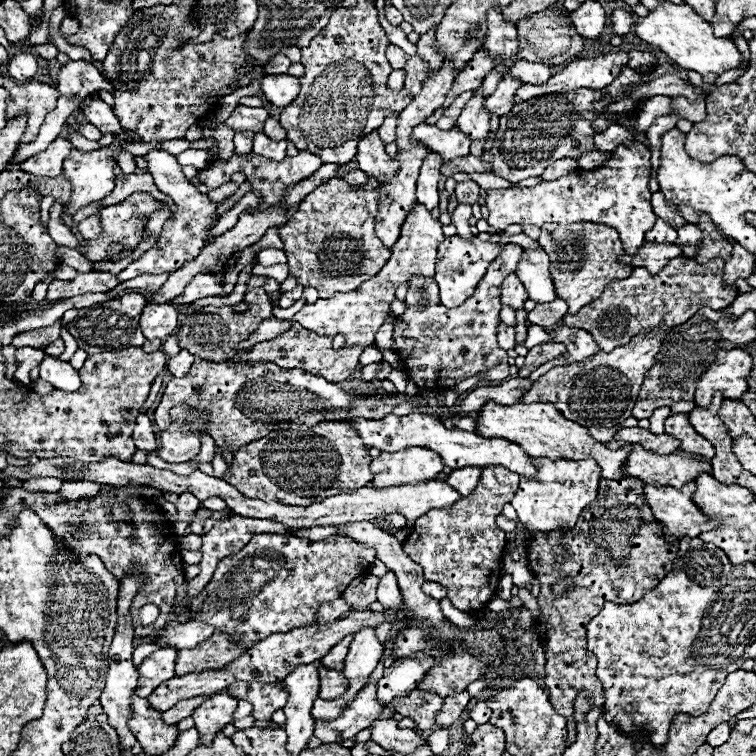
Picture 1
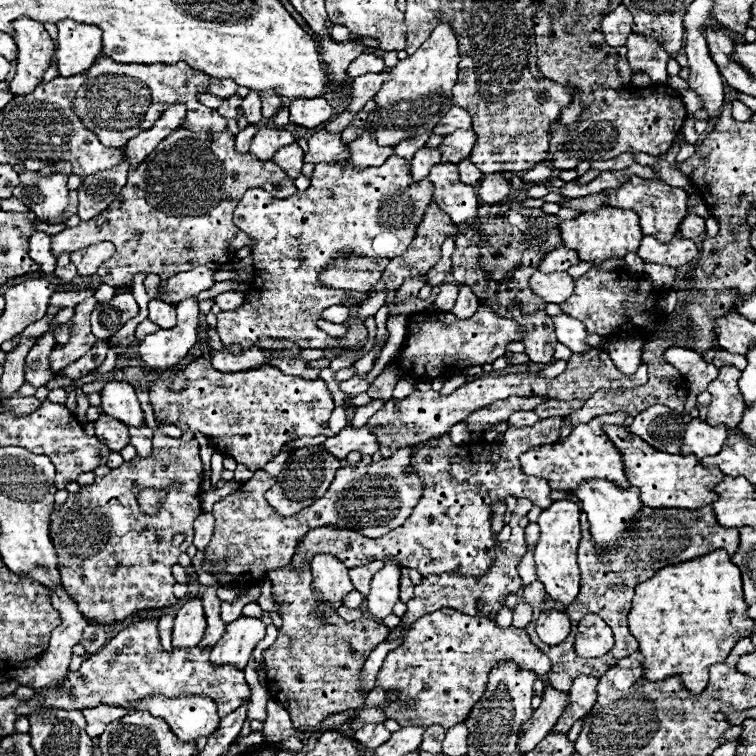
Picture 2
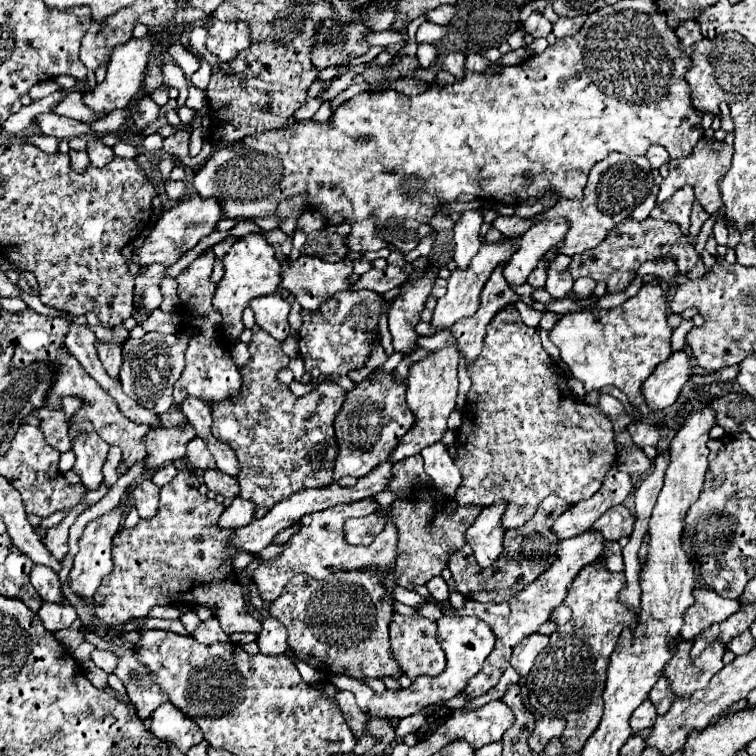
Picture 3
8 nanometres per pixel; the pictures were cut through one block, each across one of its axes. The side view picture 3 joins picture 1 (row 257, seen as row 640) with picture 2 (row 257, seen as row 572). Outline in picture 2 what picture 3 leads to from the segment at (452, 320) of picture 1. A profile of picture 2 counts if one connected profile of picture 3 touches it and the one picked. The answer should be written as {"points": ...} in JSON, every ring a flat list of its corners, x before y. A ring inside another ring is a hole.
{"points":[[558,246,558,248,550,250,550,252,540,260,538,270,540,270,540,272,564,272,564,270,568,270,570,266,574,266,574,264,578,264,578,262,580,262,580,260,578,260,576,252,564,248,564,246]]}

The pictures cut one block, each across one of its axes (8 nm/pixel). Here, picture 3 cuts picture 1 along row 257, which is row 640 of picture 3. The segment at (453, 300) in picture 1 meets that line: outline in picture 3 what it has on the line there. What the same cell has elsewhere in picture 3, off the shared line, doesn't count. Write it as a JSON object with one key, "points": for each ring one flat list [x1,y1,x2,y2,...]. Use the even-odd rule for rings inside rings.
{"points":[[442,616,436,624,438,624,438,634,436,634,438,642,440,642,442,650,446,652,446,670,436,678,420,676,418,680,412,682,410,688,402,690,400,694,392,694,388,690,388,694,382,698,374,696,368,706,368,716,404,718,404,716,416,714,430,702,450,700,450,698,462,694,464,684,468,684,468,680,472,676,476,676,476,672,480,672,484,660,488,658,488,654,492,652,492,648,496,644,496,634,492,632,492,628,488,628,488,624,484,624,482,620,476,620,476,616]]}

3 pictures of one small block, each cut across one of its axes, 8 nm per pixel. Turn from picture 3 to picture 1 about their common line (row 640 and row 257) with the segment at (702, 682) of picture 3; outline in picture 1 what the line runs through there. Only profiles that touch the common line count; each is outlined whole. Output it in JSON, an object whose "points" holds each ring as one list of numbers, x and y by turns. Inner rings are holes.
{"points":[[678,256,673,258,662,268,660,274,650,274,646,268,634,268,632,274,628,278,622,278,622,280,616,280,612,284,608,284,608,288,604,288,604,294,594,300,592,304,586,304,578,314,574,316,564,316,566,324,572,326,572,328,580,328,580,330,586,330,592,334,592,338,598,342,598,346,604,350,604,352,612,352,614,348,618,346,624,346,628,344,634,336,638,334,648,334,652,332,654,328,660,328,666,330,676,325,683,324,689,318,691,318,698,310,710,306,714,310,720,310,720,308,726,308,728,306,728,300,734,300,738,290,732,286,732,284,726,284,722,280,722,274,724,274,724,260,722,258,712,258,708,264,698,264,694,258,684,258,684,256]]}

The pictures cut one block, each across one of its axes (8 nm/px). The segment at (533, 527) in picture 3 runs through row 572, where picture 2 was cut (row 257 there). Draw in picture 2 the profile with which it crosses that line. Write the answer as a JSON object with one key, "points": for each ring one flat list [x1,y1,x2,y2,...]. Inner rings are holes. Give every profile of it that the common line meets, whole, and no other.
{"points":[[520,202,484,204,478,208,476,228,470,224,458,226,456,250,452,254,452,274,456,282,470,286,480,302,490,306,496,316,514,320,526,330,522,338,526,356,536,364,548,364,554,360,552,354,558,340,552,318,544,314,544,300,530,290,528,278,536,272,540,256,544,256,548,248,560,246,558,222,556,216,544,214,540,208,522,208]]}

